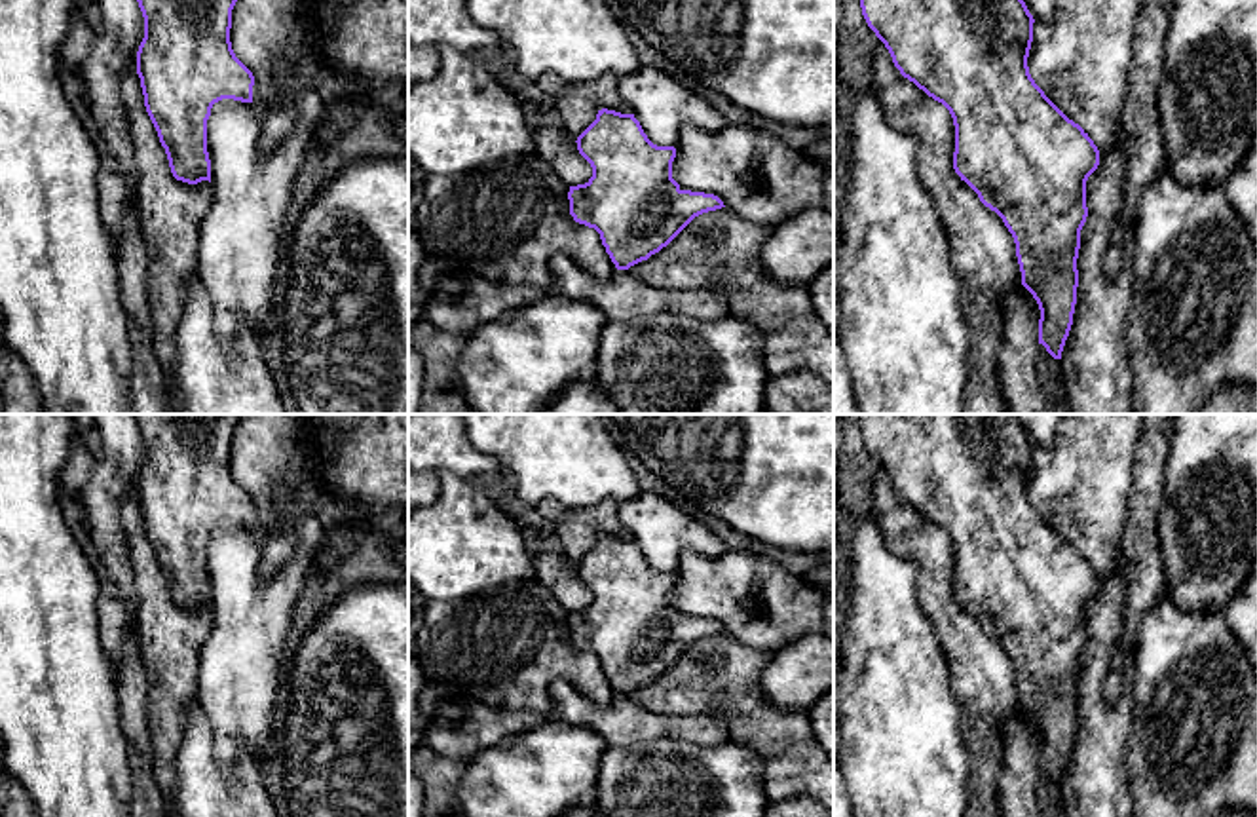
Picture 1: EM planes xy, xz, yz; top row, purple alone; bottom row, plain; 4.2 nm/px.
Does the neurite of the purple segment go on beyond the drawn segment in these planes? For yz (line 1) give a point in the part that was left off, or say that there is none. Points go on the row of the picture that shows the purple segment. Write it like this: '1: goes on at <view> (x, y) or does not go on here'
1: goes on at yz (984, 259)

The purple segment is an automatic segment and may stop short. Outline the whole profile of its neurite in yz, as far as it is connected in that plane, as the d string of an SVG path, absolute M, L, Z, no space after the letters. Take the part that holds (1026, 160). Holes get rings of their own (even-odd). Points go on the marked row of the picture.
M860 0L860 8L879 38L872 59L875 93L891 125L919 141L921 179L946 228L961 281L961 310L970 334L966 414L1008 414L999 376L1001 294L1020 283L1033 294L1041 310L1039 344L1061 359L1077 304L1086 180L1099 165L1099 150L1031 78L1027 57L1035 19L1023 0Z

